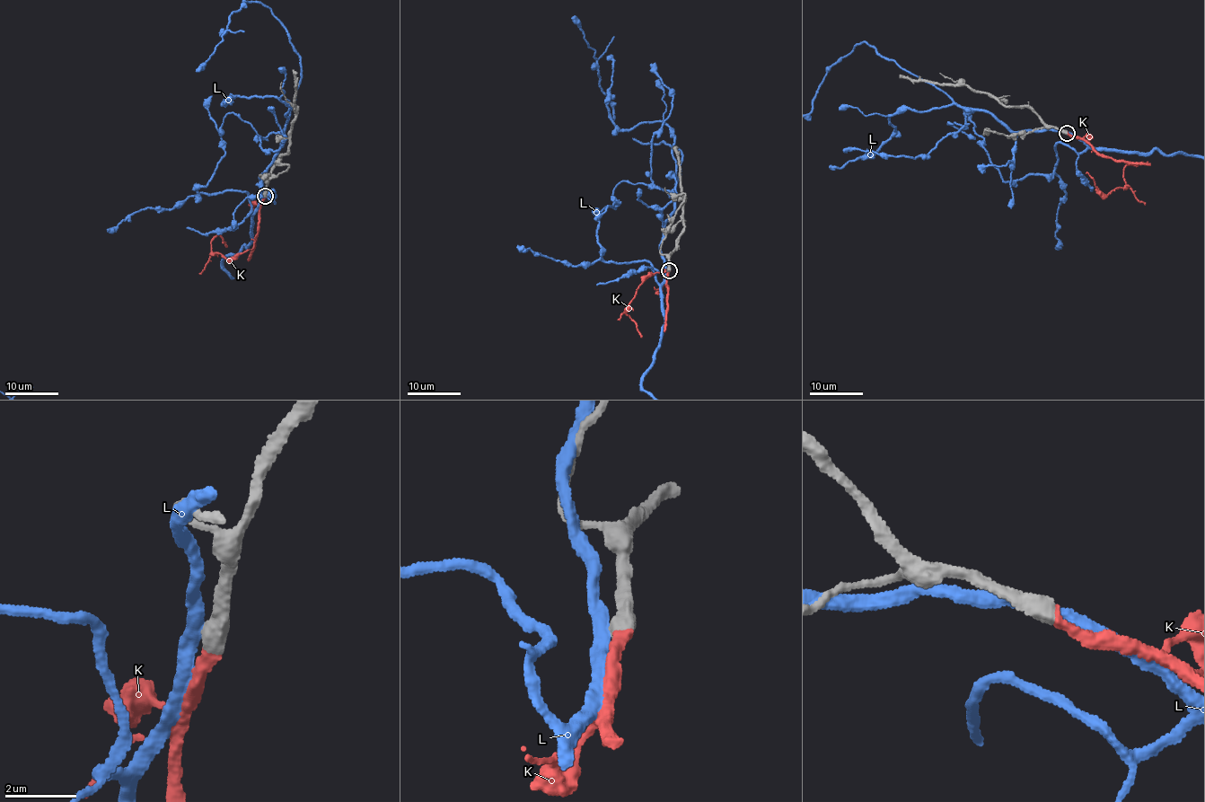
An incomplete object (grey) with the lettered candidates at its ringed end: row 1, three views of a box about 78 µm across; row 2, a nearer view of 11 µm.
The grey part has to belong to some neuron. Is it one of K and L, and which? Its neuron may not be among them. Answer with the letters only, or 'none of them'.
K

